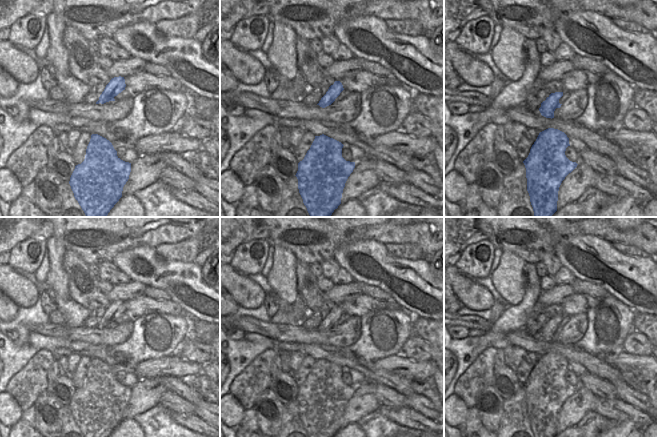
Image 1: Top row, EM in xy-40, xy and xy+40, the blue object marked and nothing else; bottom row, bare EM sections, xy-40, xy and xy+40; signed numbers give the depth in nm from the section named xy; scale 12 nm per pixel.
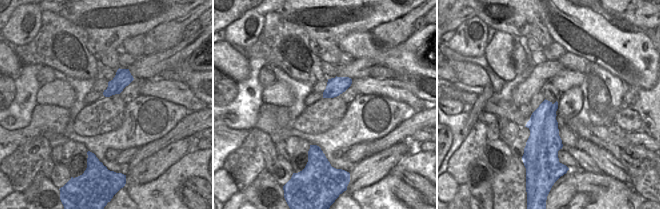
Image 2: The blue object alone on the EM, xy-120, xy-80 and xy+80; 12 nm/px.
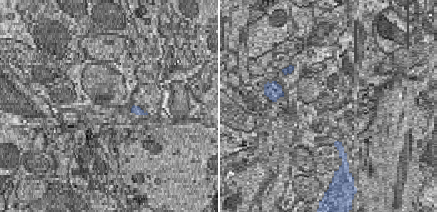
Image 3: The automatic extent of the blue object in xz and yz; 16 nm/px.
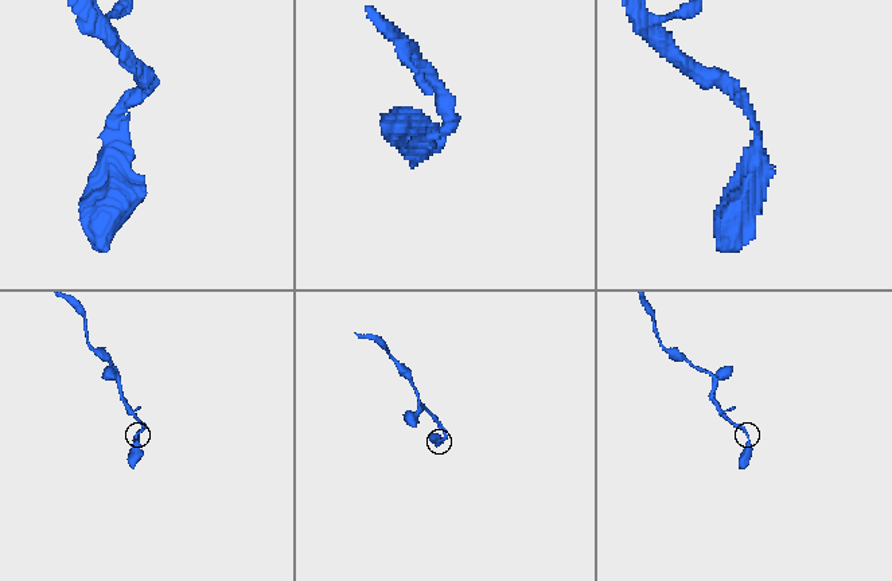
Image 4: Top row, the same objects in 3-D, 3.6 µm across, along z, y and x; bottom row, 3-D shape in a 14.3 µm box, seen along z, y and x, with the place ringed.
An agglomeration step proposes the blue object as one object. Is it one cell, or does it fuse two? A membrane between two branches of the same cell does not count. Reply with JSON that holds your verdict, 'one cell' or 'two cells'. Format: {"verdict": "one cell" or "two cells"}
{"verdict": "two cells"}

